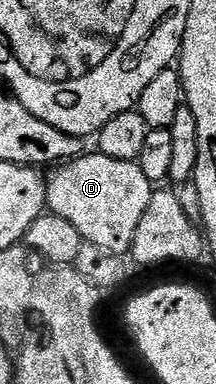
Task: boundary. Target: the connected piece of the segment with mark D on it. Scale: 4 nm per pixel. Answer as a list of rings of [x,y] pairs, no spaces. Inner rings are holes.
[[[83,153],[59,166],[46,185],[49,214],[64,217],[81,233],[85,242],[122,257],[133,248],[140,221],[154,196],[155,188],[144,177],[137,161],[112,161],[97,153]]]

